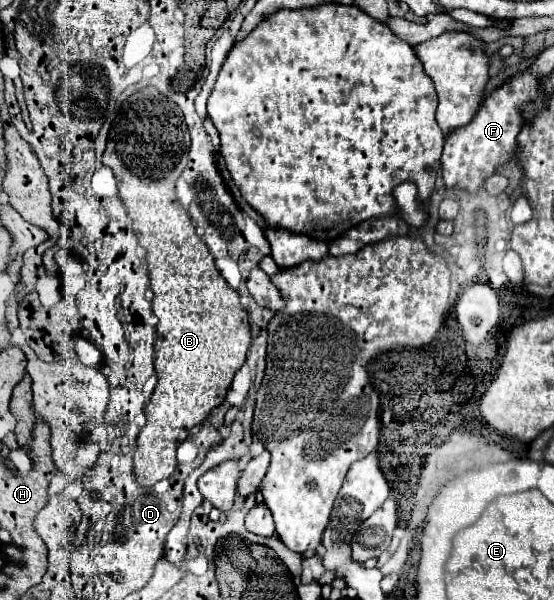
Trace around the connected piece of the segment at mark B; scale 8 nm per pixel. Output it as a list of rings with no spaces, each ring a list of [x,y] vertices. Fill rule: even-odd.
[[[143,88],[143,114],[133,114],[133,116],[125,116],[125,118],[119,118],[119,122],[113,122],[111,124],[111,130],[109,130],[109,140],[107,140],[107,152],[103,154],[103,164],[109,166],[115,174],[115,180],[117,180],[117,188],[119,188],[119,196],[123,198],[125,202],[125,208],[129,210],[129,216],[133,220],[133,232],[137,234],[139,238],[139,244],[145,248],[145,258],[149,262],[149,280],[151,280],[151,290],[153,290],[153,314],[157,316],[157,340],[155,340],[155,374],[157,374],[157,386],[155,386],[155,392],[151,396],[151,400],[147,402],[145,406],[145,426],[139,430],[139,438],[137,438],[137,448],[135,448],[135,456],[133,456],[133,462],[135,462],[135,476],[137,476],[137,482],[145,488],[151,488],[153,484],[157,484],[159,480],[165,480],[169,478],[173,472],[175,472],[175,466],[177,466],[177,458],[175,458],[175,450],[177,446],[189,436],[189,430],[197,424],[201,424],[209,412],[219,406],[223,400],[225,400],[225,394],[231,386],[231,380],[233,376],[237,374],[237,370],[245,364],[245,354],[249,350],[249,344],[251,344],[251,332],[249,332],[249,316],[247,316],[247,310],[243,308],[243,304],[239,302],[239,294],[225,282],[225,278],[221,276],[221,272],[217,270],[209,250],[207,250],[207,244],[201,240],[201,236],[197,236],[195,232],[195,226],[191,224],[191,218],[187,214],[187,210],[179,204],[177,200],[177,194],[175,194],[175,182],[179,178],[179,174],[183,172],[185,164],[187,164],[187,152],[189,152],[189,132],[187,132],[187,124],[183,122],[183,114],[161,114],[161,94],[163,98],[171,100],[175,104],[175,100],[171,96],[167,96],[165,92],[159,92],[157,88]]]

